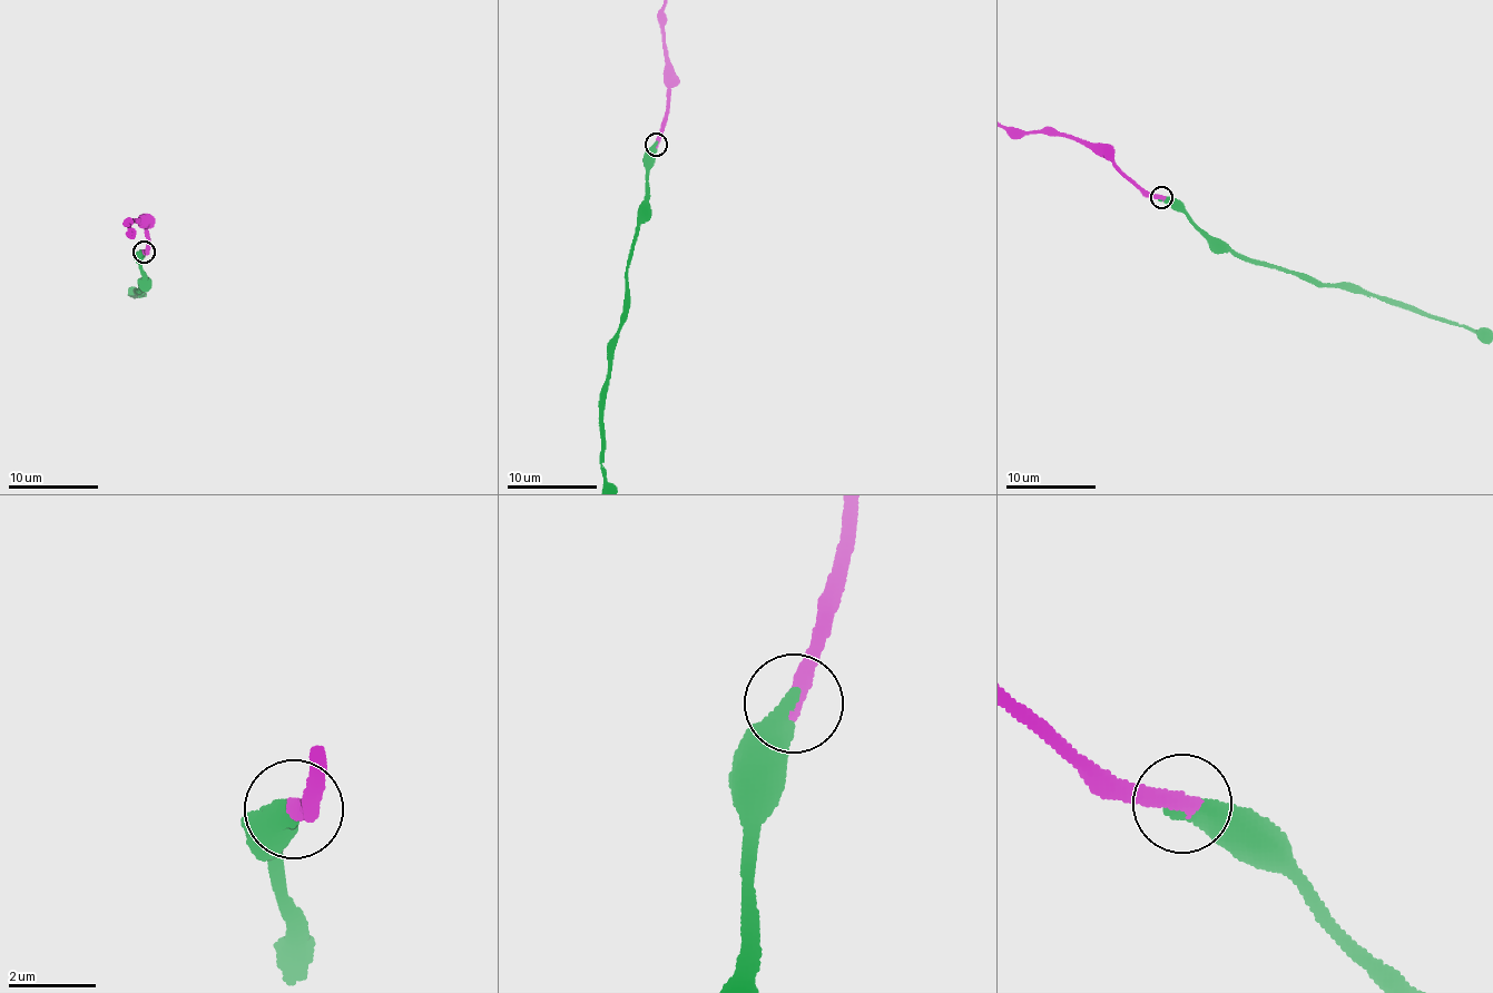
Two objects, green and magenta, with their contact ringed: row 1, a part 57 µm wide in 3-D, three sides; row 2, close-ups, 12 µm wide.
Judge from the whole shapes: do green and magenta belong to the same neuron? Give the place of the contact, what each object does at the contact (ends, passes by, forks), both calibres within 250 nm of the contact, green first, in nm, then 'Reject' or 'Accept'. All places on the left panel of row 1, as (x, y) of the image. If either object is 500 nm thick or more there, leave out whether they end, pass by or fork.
Place: (144, 252). At the ring green ends. At the ring magenta ends. Thickness 480 nm (green) against 420 nm. Accept

